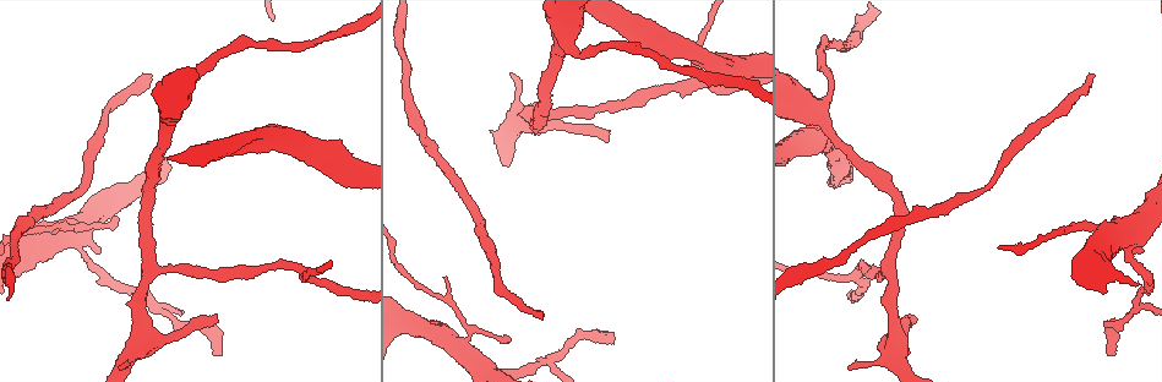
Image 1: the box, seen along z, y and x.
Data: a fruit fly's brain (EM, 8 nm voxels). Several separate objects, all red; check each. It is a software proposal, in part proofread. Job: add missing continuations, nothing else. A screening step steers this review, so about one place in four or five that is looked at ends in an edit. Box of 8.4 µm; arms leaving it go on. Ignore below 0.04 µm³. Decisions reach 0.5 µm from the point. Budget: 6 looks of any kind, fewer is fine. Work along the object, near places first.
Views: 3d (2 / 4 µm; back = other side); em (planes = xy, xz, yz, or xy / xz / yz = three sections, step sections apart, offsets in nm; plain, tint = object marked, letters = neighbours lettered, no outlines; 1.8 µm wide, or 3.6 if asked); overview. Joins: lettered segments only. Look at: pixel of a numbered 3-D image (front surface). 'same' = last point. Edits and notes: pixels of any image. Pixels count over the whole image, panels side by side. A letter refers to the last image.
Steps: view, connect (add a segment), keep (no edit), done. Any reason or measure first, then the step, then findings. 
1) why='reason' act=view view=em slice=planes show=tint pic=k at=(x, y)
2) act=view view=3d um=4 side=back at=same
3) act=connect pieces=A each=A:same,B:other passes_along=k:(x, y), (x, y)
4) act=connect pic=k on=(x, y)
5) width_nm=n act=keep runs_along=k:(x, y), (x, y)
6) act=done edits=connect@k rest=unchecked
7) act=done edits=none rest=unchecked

why='branch stops here' act=view view=em um=3.6 slice=planes show=letters pic=1 at=(627, 38)

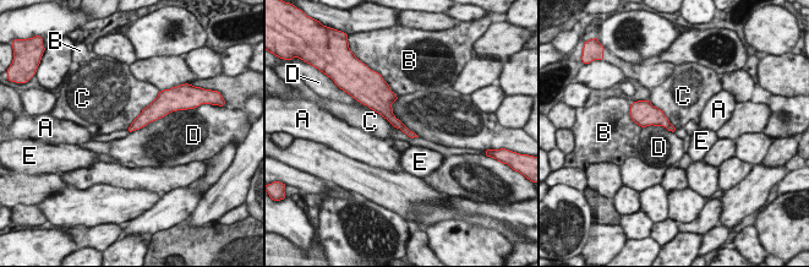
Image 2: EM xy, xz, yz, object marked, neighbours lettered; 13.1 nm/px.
act=keep each=A:other,B:other,C:other,D:other,E:other found='none of them fits'

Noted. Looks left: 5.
why='an open end' act=view view=em slice=yz step=16 show=letters pic=1 at=(217, 321)

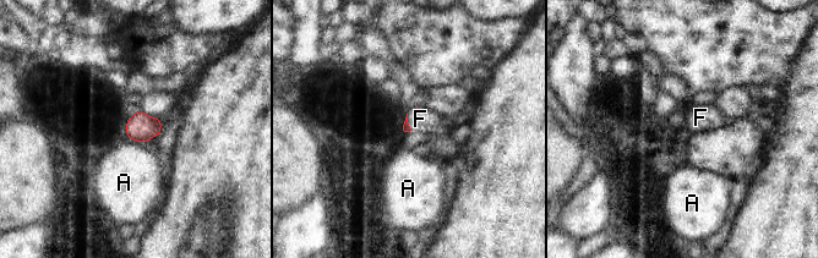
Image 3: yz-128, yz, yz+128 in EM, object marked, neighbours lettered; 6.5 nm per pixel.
act=view view=em slice=xy step=16 show=letters at=same

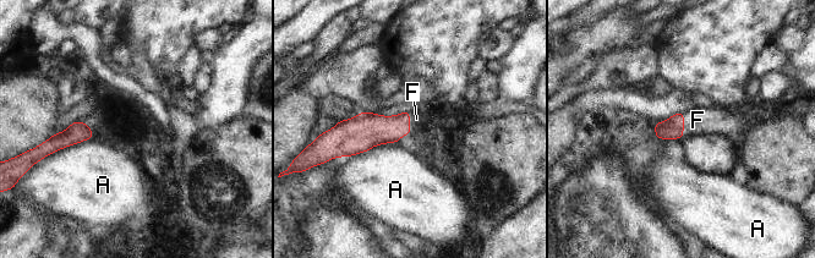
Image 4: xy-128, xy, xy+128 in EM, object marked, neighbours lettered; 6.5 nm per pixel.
act=connect pieces=F each=A:other,F:same passes_along=4:(673, 127), (683, 125), (698, 120) found='the neuron continues'

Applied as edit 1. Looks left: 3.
act=view view=overview

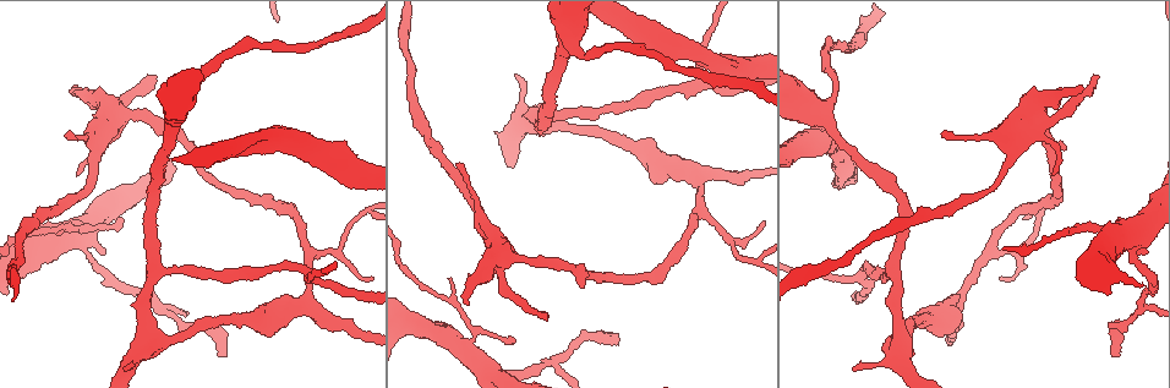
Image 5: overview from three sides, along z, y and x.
why='tapers out' act=view view=em slice=planes show=letters pic=5 at=(1096, 75)

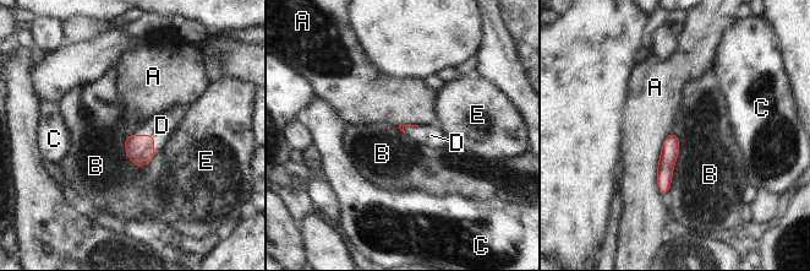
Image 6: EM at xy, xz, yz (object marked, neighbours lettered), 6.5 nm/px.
act=connect pieces=D each=A:other,B:other,C:other,D:same,E:other passes_along=6:(140, 148), (151, 135), (162, 125) found='the neuron continues'

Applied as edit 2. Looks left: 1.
act=done edits=connect@4,connect@6 rest=unchecked

